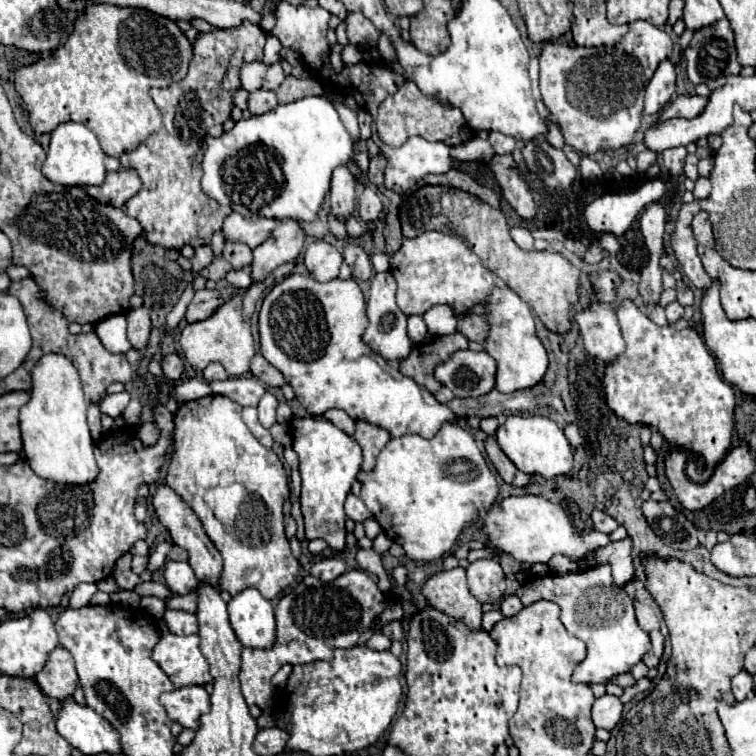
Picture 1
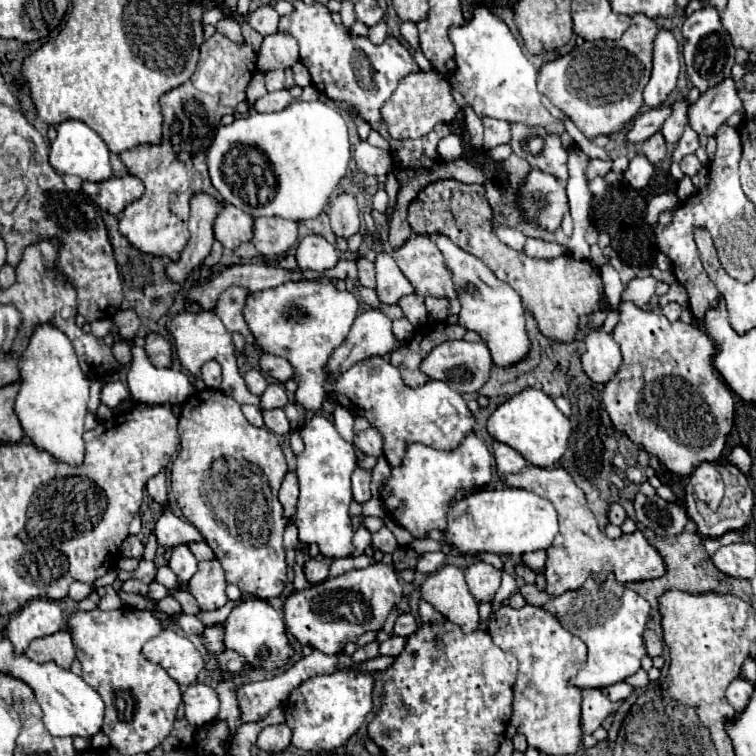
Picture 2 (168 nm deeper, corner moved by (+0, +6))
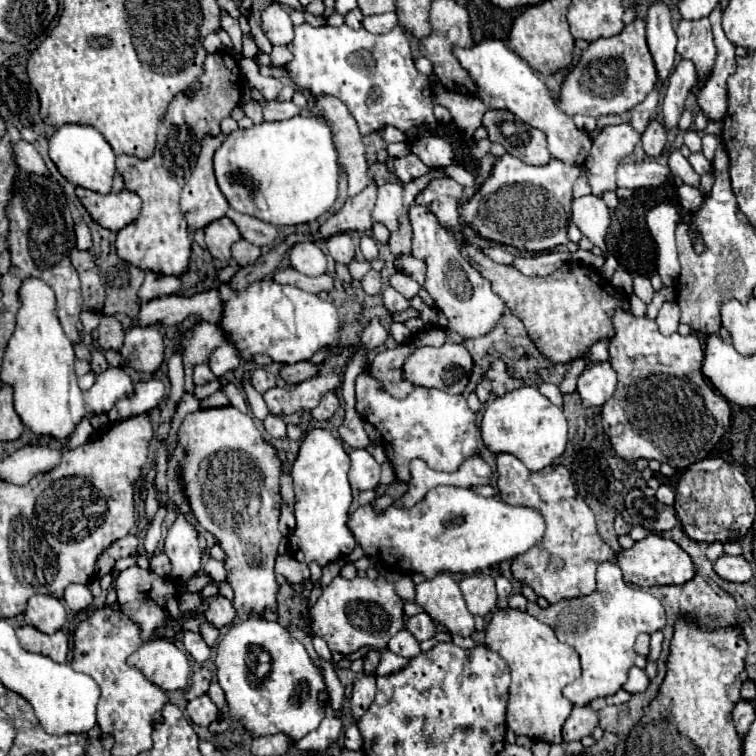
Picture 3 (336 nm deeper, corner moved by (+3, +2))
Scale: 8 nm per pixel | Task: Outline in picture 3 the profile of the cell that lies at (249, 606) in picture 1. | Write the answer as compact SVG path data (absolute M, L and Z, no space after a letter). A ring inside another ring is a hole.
M249 616L243 622L231 624L219 638L215 666L217 666L217 682L225 692L229 716L235 722L239 722L251 738L281 732L291 742L297 742L305 734L313 732L325 716L327 704L319 702L319 694L329 692L323 674L309 658L305 646L299 640L295 640L279 622L269 622L263 620L261 616Z

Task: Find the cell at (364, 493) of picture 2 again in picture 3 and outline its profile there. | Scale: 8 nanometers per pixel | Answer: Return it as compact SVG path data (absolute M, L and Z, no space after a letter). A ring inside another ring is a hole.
M353 450L349 458L351 458L351 470L349 470L351 486L355 490L375 488L381 478L381 464L377 464L367 450Z

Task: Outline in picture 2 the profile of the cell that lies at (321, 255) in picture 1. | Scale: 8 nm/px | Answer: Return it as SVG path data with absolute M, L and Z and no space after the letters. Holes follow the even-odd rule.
M306 236L296 248L296 260L300 268L308 268L322 274L338 264L338 252L326 238Z

